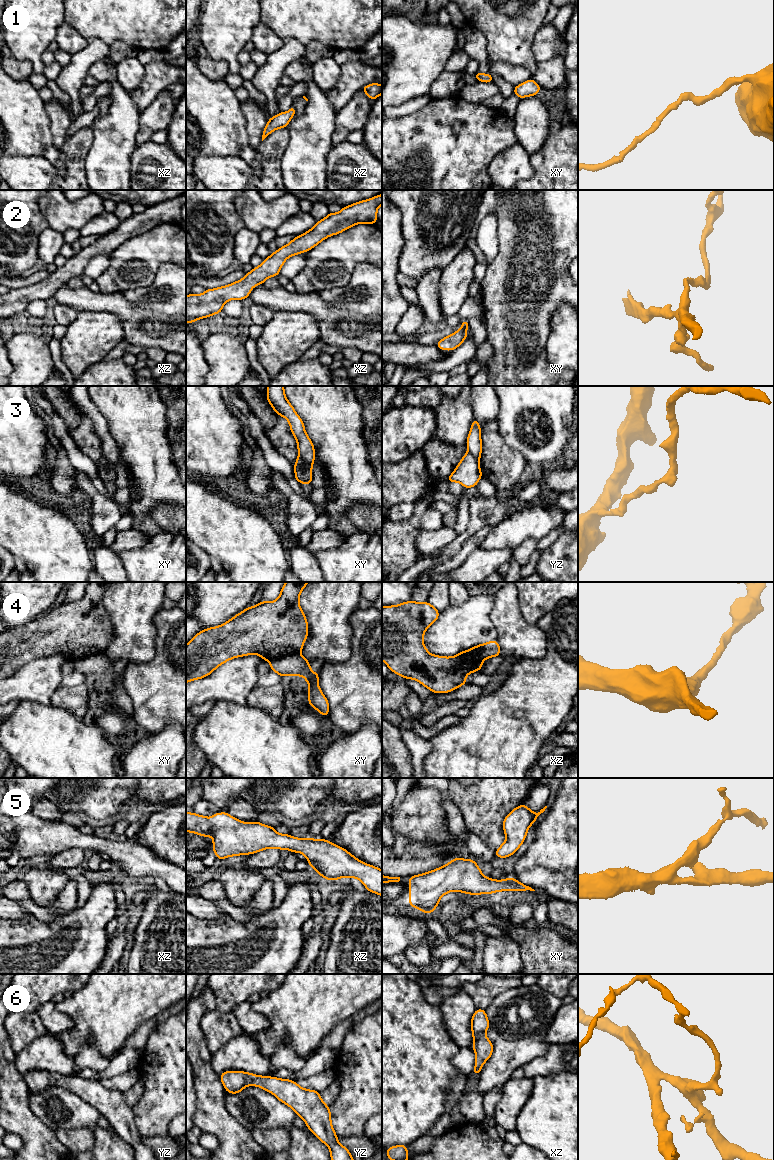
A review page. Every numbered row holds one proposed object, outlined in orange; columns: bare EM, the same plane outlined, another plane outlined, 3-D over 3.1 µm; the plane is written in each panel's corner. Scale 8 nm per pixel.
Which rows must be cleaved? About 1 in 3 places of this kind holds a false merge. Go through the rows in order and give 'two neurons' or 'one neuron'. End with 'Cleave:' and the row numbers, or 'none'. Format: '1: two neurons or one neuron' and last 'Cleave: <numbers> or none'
1: one neuron
2: one neuron
3: two neurons
4: two neurons
5: one neuron
6: one neuron
Cleave: 3, 4

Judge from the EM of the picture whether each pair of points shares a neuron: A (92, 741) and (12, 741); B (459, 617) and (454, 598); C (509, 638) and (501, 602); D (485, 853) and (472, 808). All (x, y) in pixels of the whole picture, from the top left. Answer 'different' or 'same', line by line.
A: same
B: different
C: same
D: different

